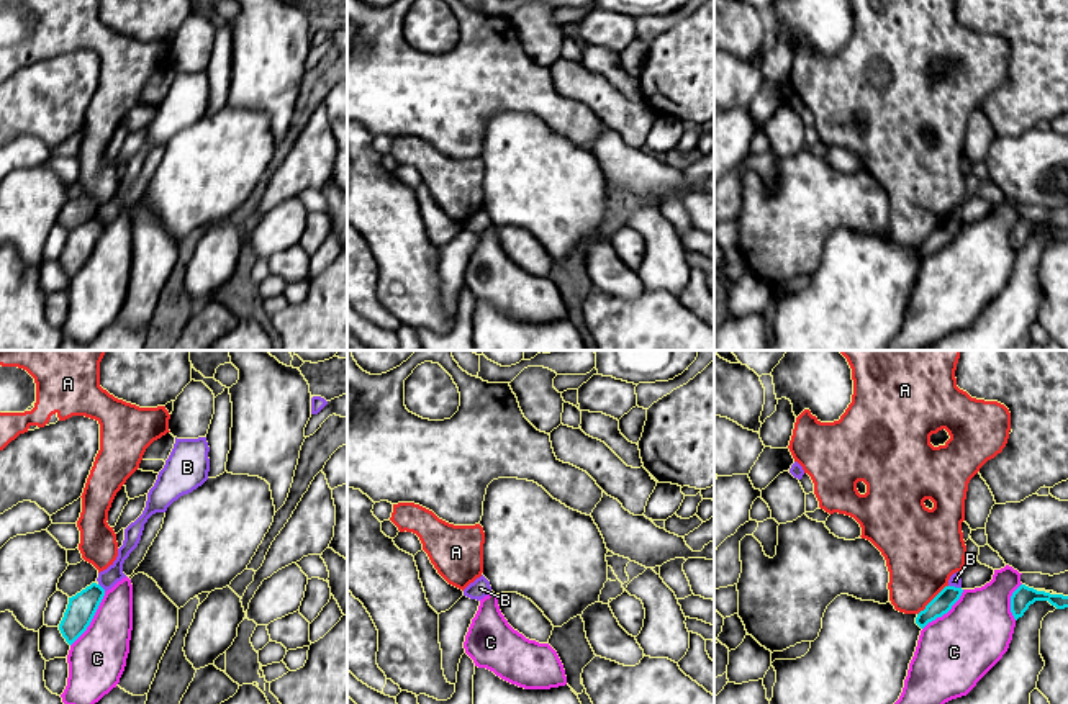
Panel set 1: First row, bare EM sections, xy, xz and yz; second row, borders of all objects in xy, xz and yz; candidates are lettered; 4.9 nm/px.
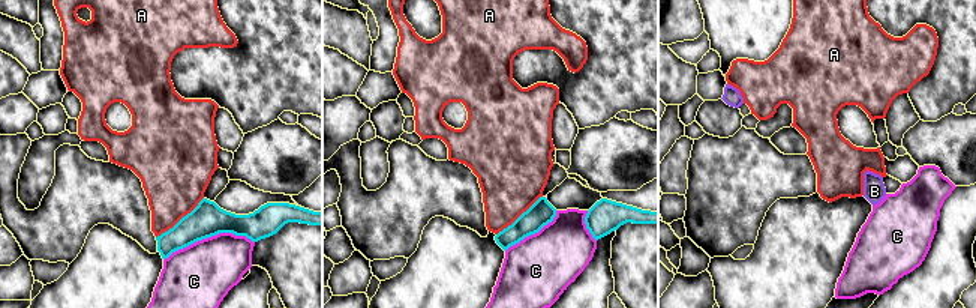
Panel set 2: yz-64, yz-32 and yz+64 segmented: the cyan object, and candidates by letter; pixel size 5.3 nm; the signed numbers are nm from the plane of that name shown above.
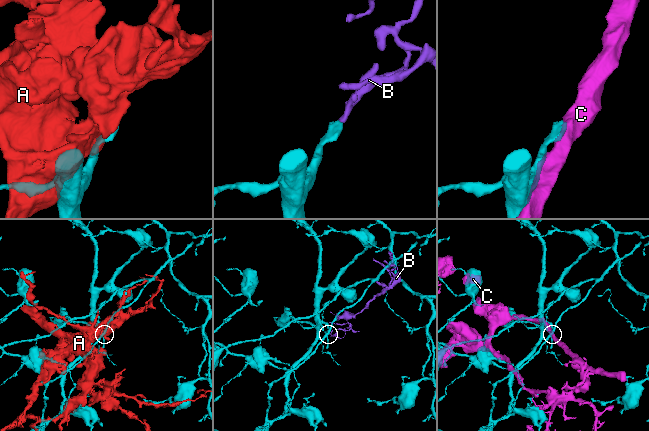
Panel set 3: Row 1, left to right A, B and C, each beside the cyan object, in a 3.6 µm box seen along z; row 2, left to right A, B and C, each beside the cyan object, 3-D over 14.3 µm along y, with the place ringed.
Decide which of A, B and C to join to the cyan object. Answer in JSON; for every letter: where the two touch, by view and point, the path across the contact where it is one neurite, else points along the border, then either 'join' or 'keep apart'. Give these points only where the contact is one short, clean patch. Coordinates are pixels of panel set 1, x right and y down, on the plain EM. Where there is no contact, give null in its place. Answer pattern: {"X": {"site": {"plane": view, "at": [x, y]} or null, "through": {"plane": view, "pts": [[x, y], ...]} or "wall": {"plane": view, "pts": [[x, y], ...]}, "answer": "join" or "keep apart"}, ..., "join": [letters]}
{"A": {"site": {"plane": "yz", "at": [932, 233]}, "answer": "keep apart"}, "B": {"site": {"plane": "yz", "at": [954, 220]}, "wall": {"plane": "yz", "pts": [[949, 218], [960, 221]]}, "answer": "keep apart"}, "C": {"site": {"plane": "xy", "at": [92, 251]}, "answer": "keep apart"}, "join": []}

